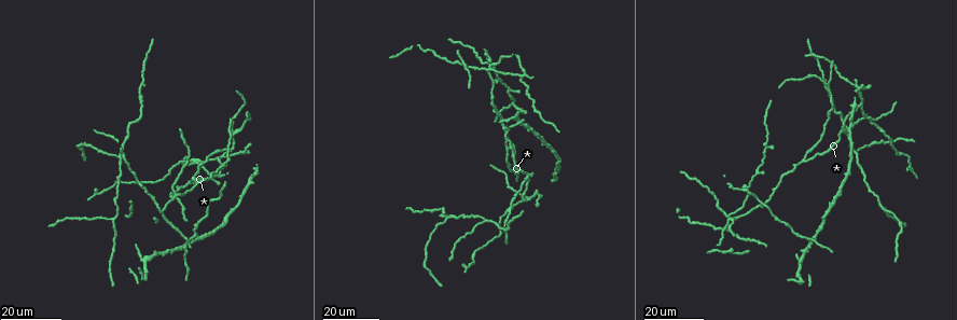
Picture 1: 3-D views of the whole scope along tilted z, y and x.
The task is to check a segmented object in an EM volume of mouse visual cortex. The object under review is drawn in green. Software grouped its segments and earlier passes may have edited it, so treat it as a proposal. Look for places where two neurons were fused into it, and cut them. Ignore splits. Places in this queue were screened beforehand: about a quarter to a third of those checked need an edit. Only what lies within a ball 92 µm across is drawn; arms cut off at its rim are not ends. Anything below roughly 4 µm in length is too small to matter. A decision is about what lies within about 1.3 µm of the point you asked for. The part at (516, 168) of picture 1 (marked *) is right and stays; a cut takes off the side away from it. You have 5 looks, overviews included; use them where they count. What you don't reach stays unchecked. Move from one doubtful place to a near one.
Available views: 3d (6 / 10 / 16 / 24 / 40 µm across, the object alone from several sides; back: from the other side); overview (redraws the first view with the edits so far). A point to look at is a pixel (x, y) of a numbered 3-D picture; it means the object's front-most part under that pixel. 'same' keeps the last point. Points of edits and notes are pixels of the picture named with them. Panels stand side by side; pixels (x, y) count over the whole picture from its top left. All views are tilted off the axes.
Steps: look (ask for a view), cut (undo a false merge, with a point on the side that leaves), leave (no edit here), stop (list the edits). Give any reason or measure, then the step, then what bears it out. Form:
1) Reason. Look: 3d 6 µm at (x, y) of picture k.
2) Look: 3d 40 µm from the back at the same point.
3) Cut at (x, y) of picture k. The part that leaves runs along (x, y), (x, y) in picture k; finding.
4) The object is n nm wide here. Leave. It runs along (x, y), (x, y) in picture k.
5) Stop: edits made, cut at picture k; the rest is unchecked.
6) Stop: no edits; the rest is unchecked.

Two arms in line, one across. Look: 3d 16 µm at (826, 86) of picture 1.

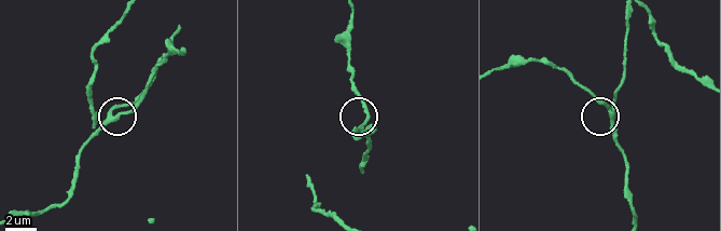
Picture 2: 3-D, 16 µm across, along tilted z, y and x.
Zoom in. Look: 3d 6 µm at (612, 111) of picture 2.

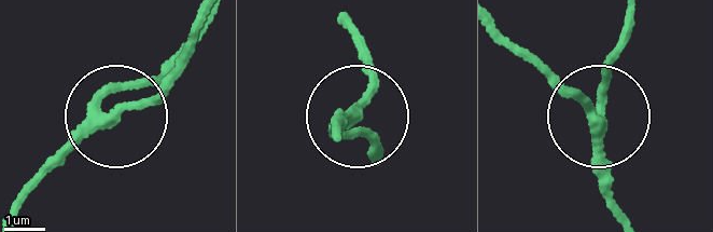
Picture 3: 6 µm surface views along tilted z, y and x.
3 arms meet here. Leave. It runs along (617, 208), (596, 108), (631, 14) in picture 3; one neuron here.

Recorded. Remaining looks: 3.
Four arms meet. Look: 3d 16 µm at (219, 175) of picture 1.

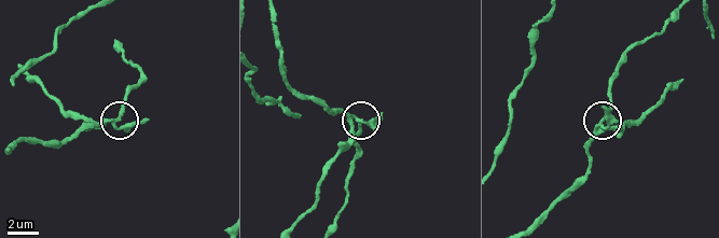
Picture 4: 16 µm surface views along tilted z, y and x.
Look: 3d 10 µm at (108, 120) of picture 4.

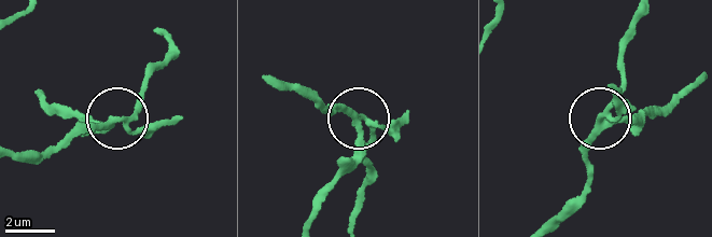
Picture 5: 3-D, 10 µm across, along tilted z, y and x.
4 arms meet here. Leave. It runs along (18, 159), (39, 164), (85, 131), (130, 116), (140, 92) in picture 5; one neuron here.

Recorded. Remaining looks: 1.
Stop: no edits; the rest is unchecked.

